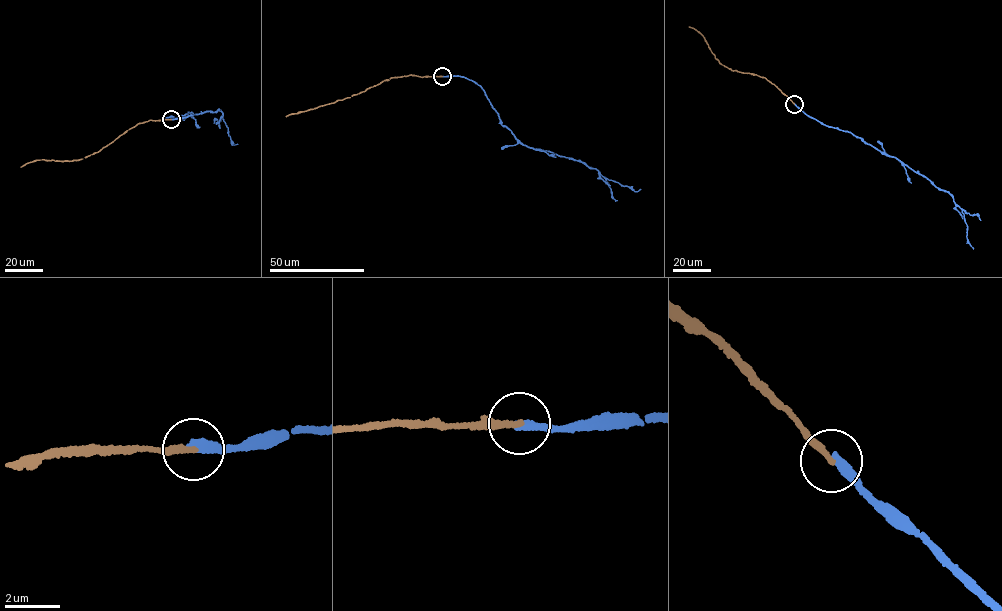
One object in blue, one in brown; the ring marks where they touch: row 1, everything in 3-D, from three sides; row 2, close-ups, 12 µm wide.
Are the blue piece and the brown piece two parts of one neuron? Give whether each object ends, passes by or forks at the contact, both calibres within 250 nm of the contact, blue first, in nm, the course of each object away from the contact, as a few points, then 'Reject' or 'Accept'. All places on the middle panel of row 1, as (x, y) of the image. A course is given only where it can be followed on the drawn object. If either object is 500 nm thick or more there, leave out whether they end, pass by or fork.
At the ring blue ends. At the ring brown ends. Thickness 280 nm (blue) against 240 nm. Course of blue: (442, 76), (462, 76), (480, 86), (501, 124), (524, 144), (578, 160), (624, 186), (637, 191), (641, 189). Course of brown: (442, 76), (392, 77), (350, 97), (286, 116). Reject

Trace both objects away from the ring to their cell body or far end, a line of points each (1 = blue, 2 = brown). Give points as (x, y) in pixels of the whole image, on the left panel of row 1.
1: (171, 119), (193, 114), (188, 112), (182, 117), (184, 119), (217, 109), (222, 112), (231, 144), (238, 144)
2: (171, 119), (138, 124), (98, 152), (82, 158), (70, 161), (40, 159), (21, 167)

